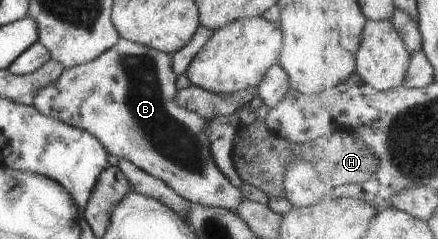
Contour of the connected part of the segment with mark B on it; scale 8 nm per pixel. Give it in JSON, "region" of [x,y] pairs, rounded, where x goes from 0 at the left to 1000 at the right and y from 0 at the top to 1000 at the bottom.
{"region":[[[272,159],[267,180],[217,247],[144,293],[121,351],[89,368],[75,402],[73,444],[100,485],[215,565],[249,653],[297,674],[432,849],[532,887],[550,841],[548,799],[486,682],[479,598],[466,561],[473,502],[393,423],[402,364],[390,251],[393,226]]]}

